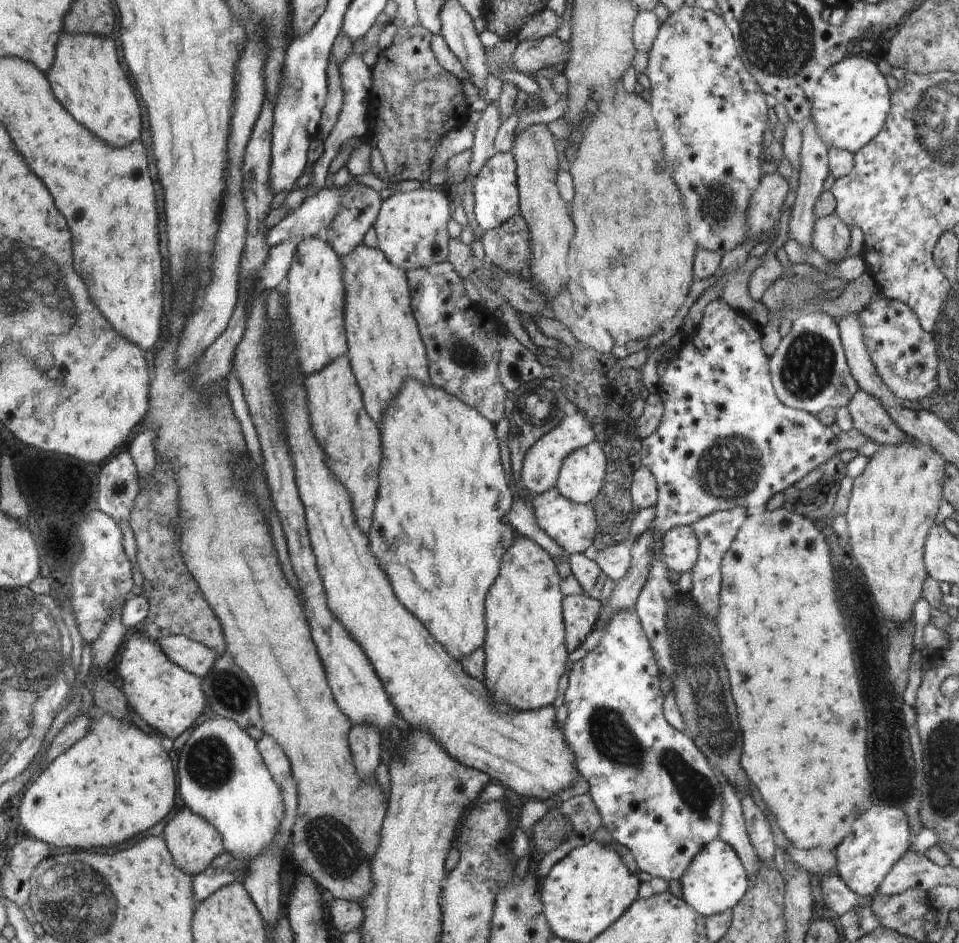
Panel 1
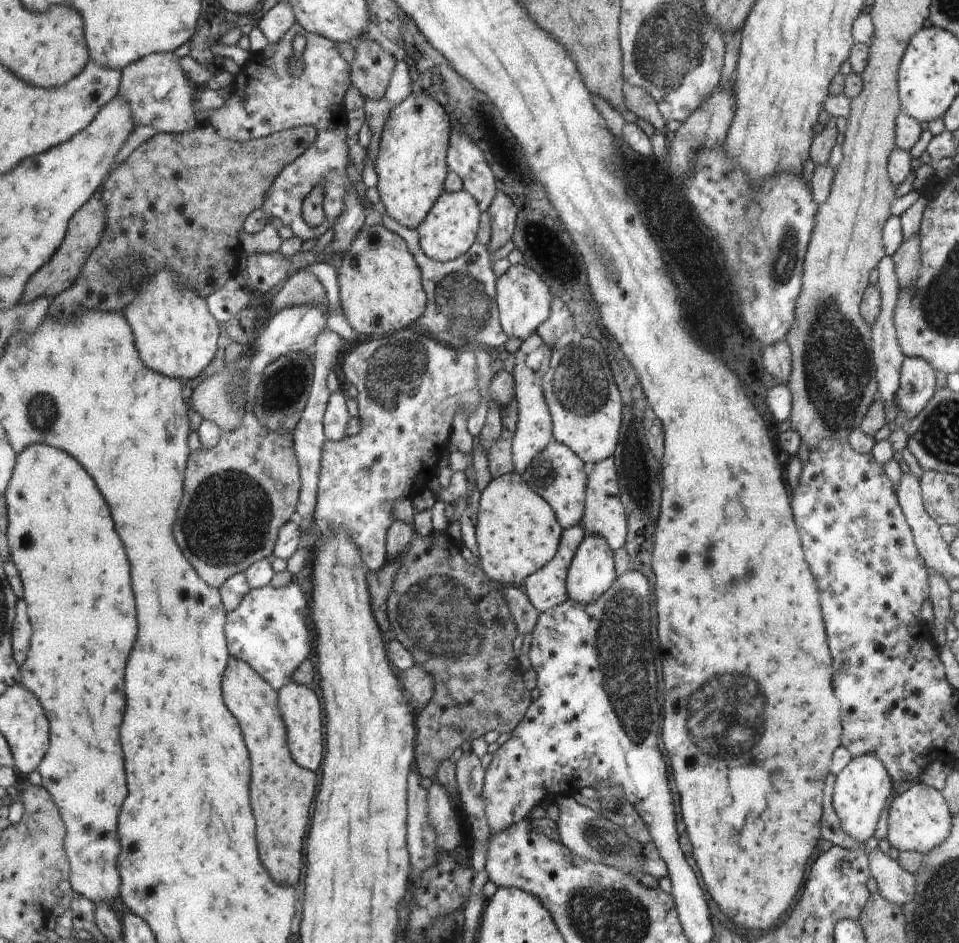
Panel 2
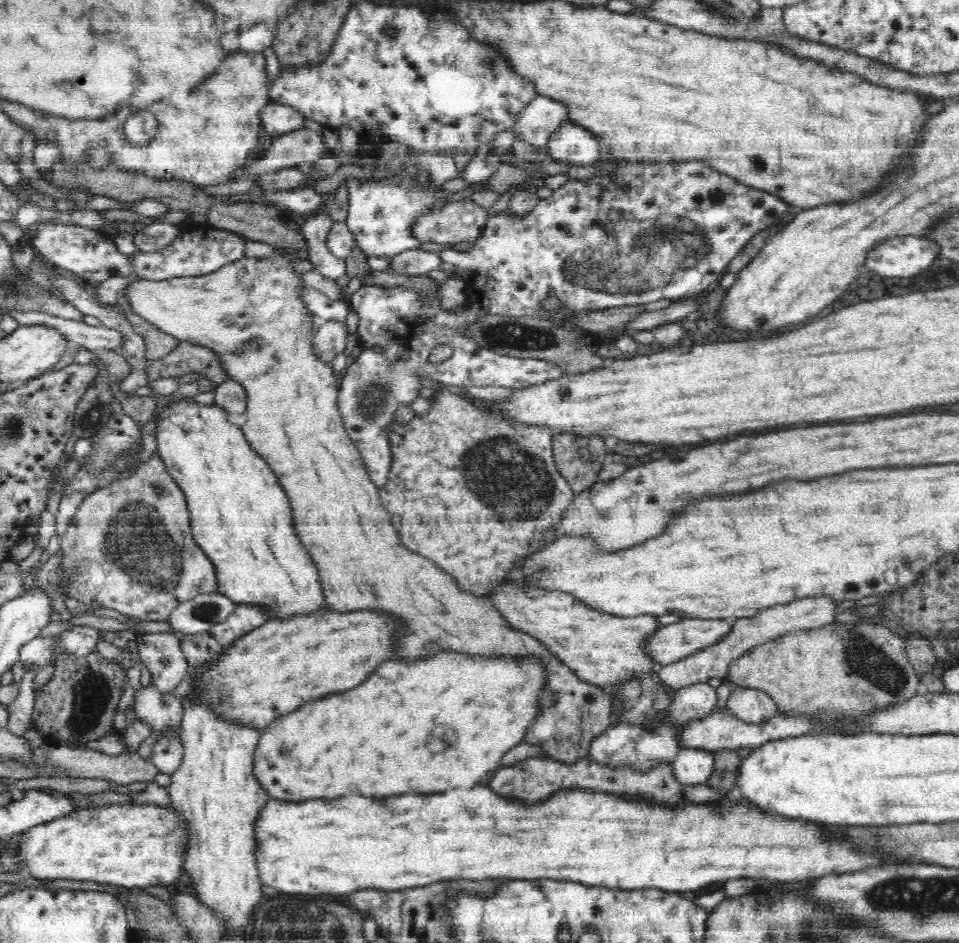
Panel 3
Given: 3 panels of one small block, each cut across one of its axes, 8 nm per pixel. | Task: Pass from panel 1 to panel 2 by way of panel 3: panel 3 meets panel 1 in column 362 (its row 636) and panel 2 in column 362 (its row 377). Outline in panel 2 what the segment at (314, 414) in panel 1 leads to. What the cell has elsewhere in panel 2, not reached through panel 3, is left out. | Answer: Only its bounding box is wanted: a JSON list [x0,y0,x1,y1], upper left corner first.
[337,225,427,339]

